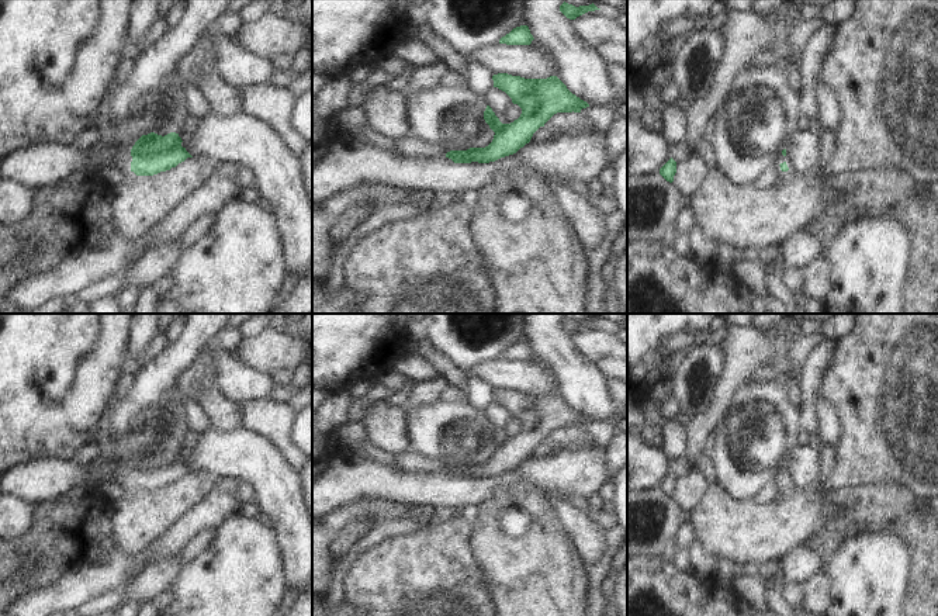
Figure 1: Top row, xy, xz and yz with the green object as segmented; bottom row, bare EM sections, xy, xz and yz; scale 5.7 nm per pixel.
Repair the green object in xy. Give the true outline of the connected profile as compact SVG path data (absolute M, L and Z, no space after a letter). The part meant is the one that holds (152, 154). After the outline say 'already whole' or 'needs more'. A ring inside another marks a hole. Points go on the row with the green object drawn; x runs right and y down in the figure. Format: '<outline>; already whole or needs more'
M114 86L105 91L97 107L94 127L100 139L87 150L87 165L93 167L91 177L105 167L134 172L136 176L153 176L193 158L181 146L183 141L176 132L165 136L150 132L138 139L129 124L113 121L108 107Z; needs more

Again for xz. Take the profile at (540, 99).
M498 73L492 76L494 87L505 91L513 104L522 108L522 114L510 124L502 124L495 115L492 108L487 105L484 111L484 120L489 128L495 132L492 142L485 148L470 148L467 150L450 150L447 152L439 143L429 143L419 138L413 138L409 132L397 139L398 155L402 158L449 158L454 163L489 163L501 158L516 153L520 148L530 142L533 134L557 113L581 113L582 108L589 104L575 94L572 94L567 86L557 77L550 76L547 79L525 79L520 76L512 76L508 73Z; needs more

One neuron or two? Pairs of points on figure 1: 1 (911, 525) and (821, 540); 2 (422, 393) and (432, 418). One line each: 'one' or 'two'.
1: one
2: two

